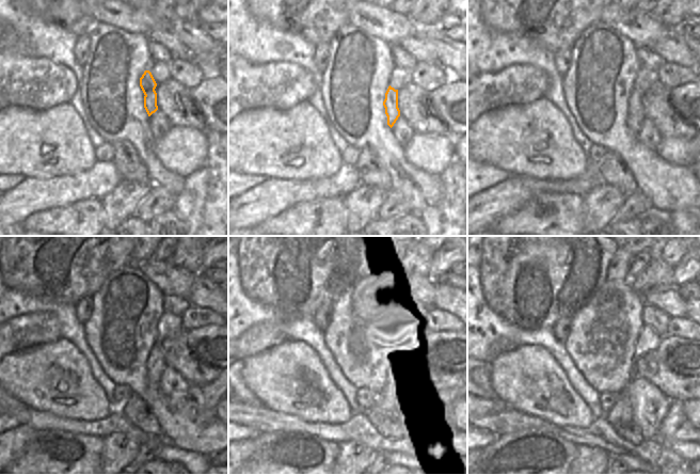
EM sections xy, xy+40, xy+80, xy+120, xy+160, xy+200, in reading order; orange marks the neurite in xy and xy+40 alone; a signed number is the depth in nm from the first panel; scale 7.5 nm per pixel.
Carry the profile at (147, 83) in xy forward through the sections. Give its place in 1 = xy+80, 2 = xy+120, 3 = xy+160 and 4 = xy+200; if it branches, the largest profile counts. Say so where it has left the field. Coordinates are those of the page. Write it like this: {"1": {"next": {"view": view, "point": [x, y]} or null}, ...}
{"1": {"next": {"view": "xy+80", "point": [635, 115]}}, "2": {"next": {"view": "xy+120", "point": [156, 363]}}, "3": {"next": {"view": "xy+160", "point": [387, 399]}}, "4": {"next": {"view": "xy+200", "point": [622, 413]}}}

